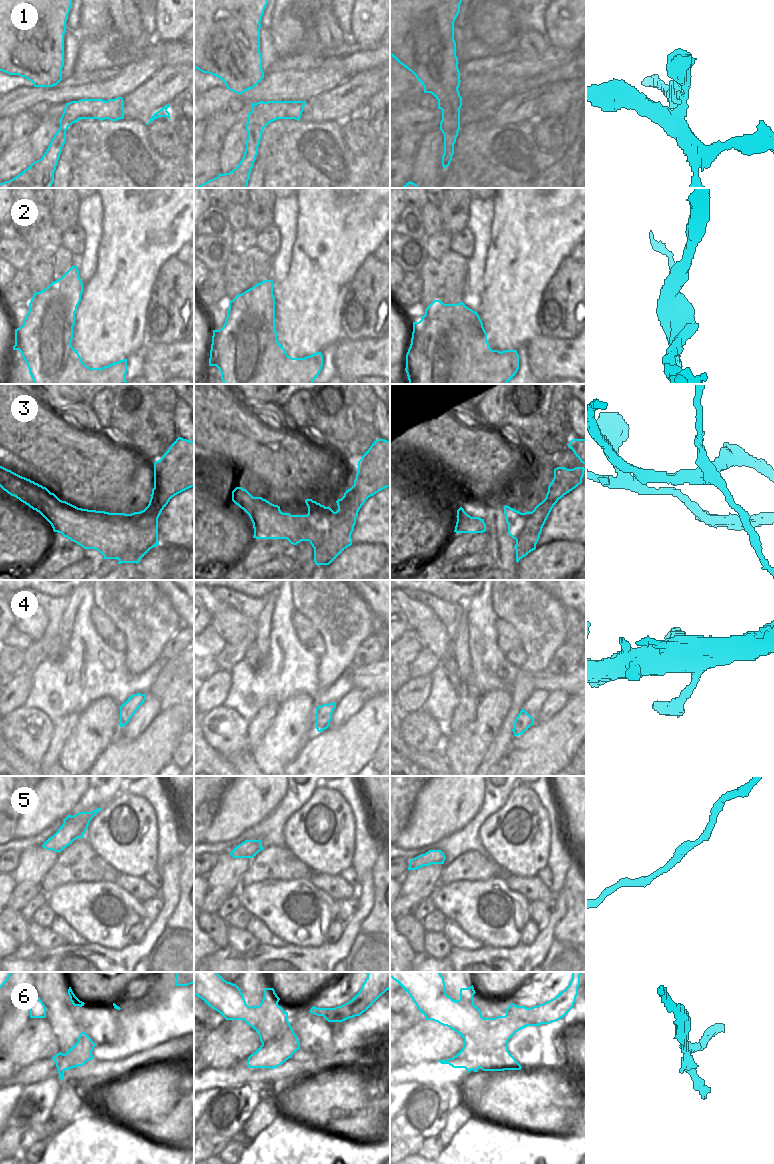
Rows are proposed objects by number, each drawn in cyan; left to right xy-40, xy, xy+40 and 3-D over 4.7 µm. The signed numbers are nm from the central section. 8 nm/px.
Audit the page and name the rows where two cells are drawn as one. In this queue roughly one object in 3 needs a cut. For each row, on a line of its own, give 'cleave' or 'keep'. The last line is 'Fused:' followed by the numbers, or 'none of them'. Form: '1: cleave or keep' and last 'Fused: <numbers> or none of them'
1: cleave
2: cleave
3: keep
4: keep
5: keep
6: cleave
Fused: 1, 2, 6

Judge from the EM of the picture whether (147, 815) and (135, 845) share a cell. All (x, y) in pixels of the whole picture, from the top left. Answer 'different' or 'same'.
same

